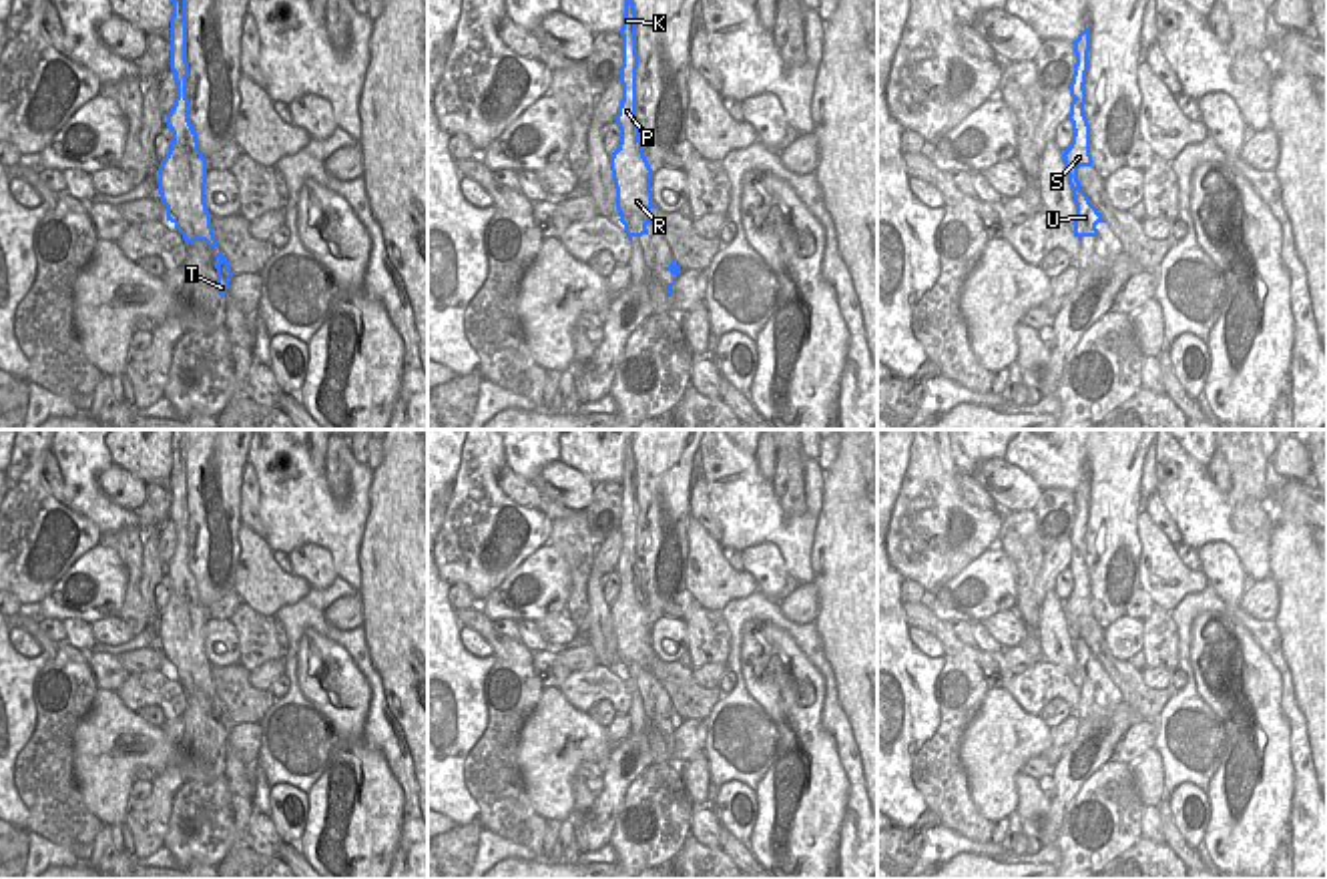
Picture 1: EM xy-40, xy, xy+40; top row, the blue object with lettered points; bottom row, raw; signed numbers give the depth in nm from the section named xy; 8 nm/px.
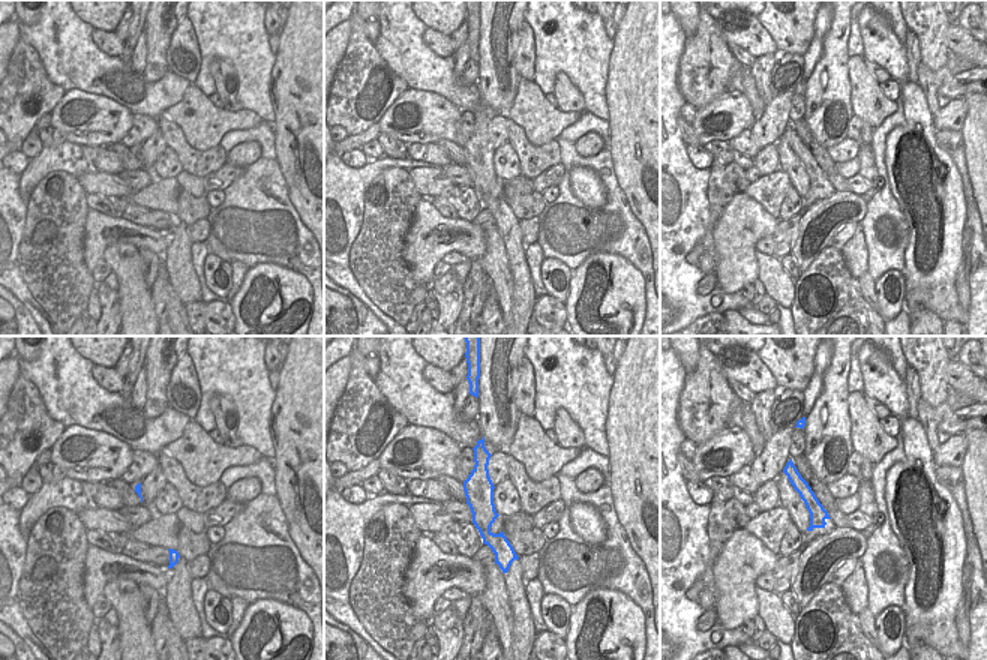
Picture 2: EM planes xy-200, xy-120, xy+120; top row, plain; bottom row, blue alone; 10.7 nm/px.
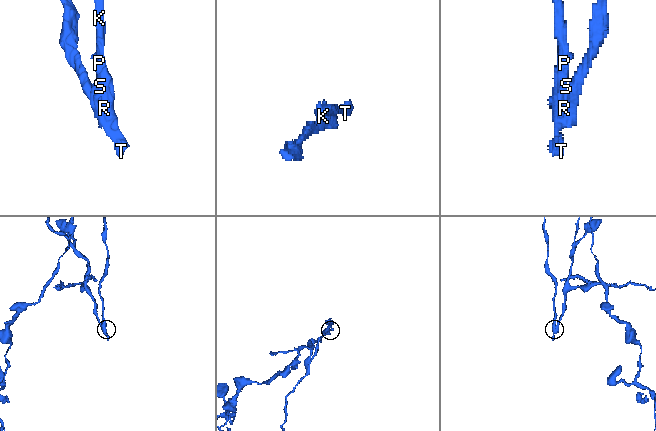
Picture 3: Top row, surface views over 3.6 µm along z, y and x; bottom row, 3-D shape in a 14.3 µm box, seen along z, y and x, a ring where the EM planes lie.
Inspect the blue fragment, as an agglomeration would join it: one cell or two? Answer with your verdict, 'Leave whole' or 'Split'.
Split.

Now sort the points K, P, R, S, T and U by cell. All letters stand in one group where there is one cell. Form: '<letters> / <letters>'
K P R S T / U

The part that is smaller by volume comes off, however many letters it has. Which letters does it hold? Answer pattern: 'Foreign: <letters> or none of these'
Foreign: K, P, R, S, T

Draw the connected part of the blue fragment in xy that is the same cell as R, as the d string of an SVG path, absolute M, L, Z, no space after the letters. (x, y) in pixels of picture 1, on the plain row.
M632 435L624 448L624 468L622 468L622 516L620 534L622 550L616 564L616 574L620 578L618 598L610 606L610 620L616 638L616 660L618 670L628 672L630 664L640 664L650 668L652 640L650 628L652 618L644 606L640 590L640 572L636 568L636 462L632 454Z

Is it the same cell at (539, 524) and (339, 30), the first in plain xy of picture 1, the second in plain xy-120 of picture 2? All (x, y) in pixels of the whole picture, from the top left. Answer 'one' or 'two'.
two

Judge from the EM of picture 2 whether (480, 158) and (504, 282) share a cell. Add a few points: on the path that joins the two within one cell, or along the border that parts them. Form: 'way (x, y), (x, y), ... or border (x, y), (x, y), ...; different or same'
border (495, 227), (501, 234), (509, 261); different

